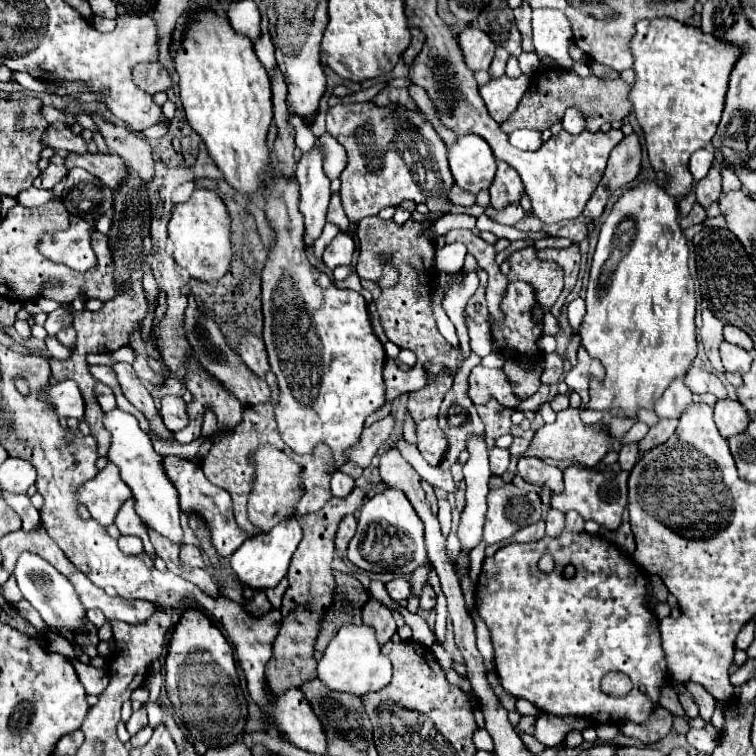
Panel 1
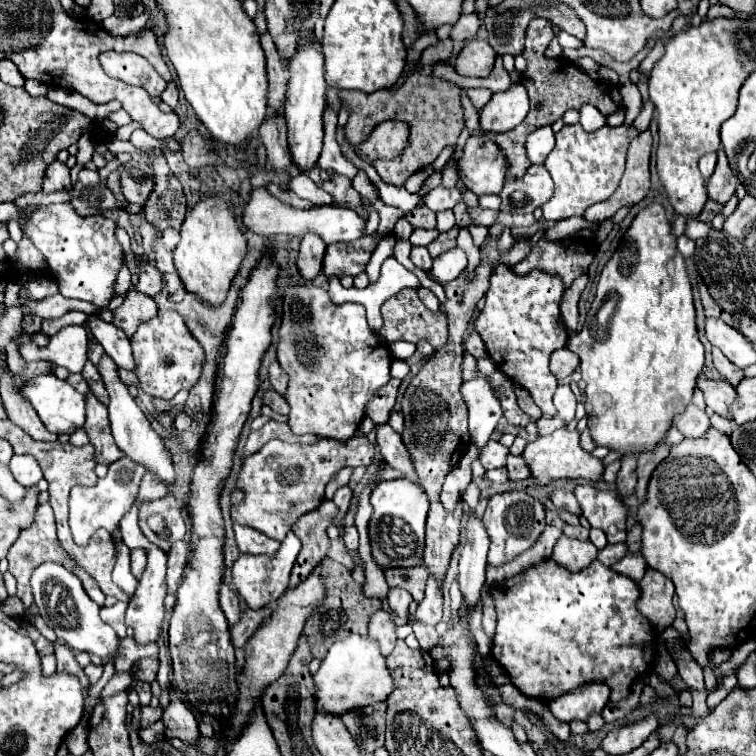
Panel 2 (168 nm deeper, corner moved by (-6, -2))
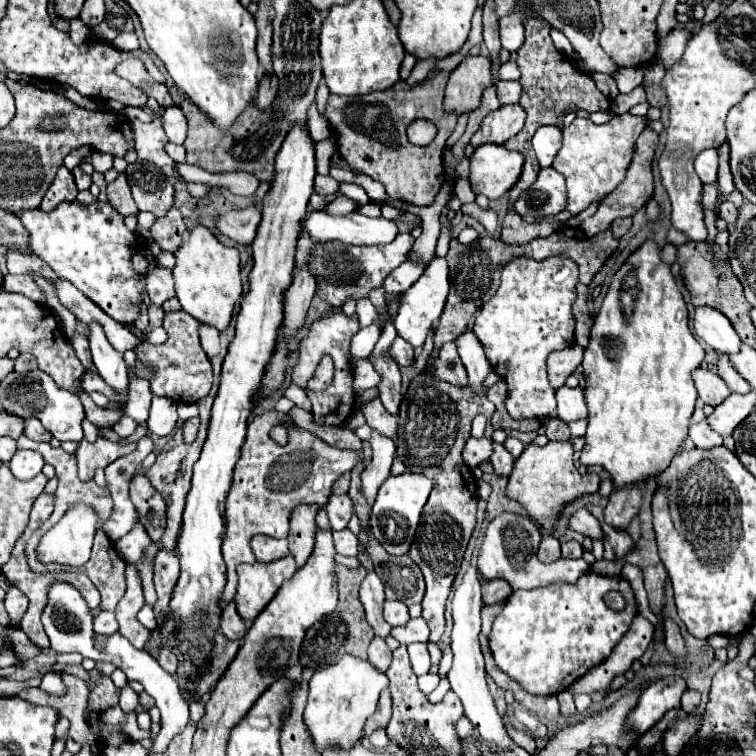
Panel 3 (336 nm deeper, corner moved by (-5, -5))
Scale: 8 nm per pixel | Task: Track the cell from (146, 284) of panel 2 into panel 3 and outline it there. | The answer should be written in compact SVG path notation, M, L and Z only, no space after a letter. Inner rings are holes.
M155 267L145 275L145 285L149 291L149 299L161 307L163 301L175 297L175 281L173 281L173 273L171 269L161 269Z

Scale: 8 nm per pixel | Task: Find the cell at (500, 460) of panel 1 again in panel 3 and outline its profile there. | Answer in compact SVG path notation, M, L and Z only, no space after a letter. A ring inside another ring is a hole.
M469 437L467 443L465 443L465 447L463 447L463 461L471 469L475 469L481 461L489 461L491 453L493 453L491 439L487 439L487 437L481 437L481 439Z

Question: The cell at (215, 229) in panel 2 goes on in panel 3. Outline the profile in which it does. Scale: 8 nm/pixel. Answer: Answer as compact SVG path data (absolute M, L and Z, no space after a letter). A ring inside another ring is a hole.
M199 225L191 231L189 239L175 253L177 265L173 269L177 299L185 313L193 315L197 321L215 327L217 331L227 331L233 307L243 295L243 281L239 275L239 251L225 247L215 239L215 235Z

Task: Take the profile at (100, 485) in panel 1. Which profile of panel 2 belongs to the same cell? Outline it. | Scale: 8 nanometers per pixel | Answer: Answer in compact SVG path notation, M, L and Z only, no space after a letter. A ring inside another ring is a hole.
M120 458L118 462L108 466L108 474L106 478L98 480L96 486L74 486L70 492L70 528L72 528L72 536L78 544L86 544L88 538L94 534L94 530L98 528L106 528L108 532L118 528L120 518L130 510L136 494L138 494L138 486L142 480L142 466L134 464L130 458Z

